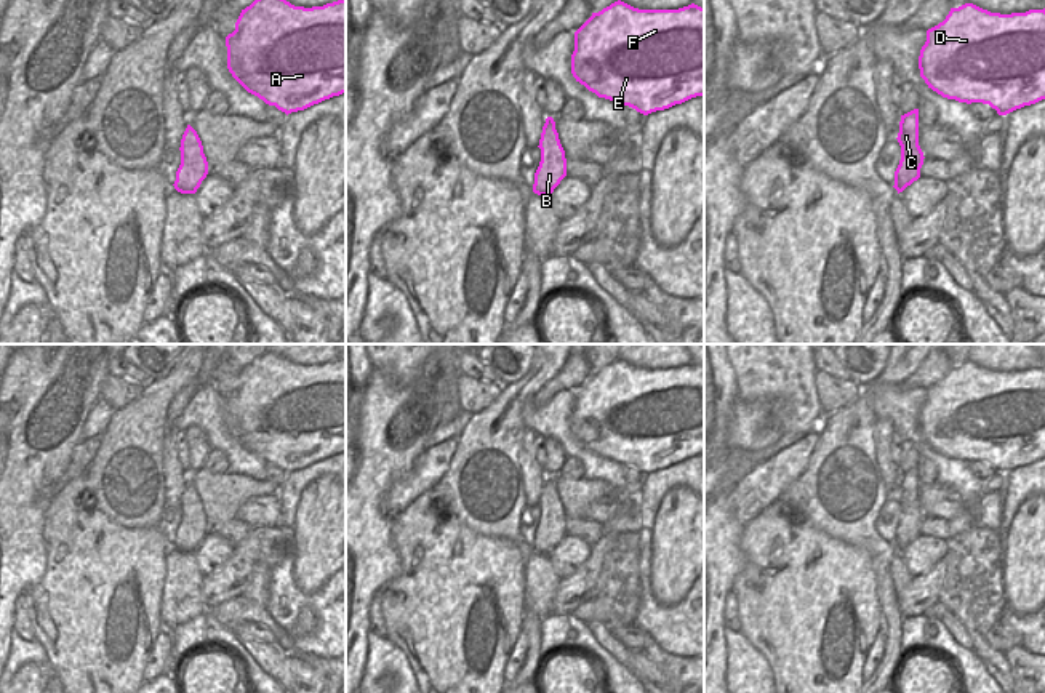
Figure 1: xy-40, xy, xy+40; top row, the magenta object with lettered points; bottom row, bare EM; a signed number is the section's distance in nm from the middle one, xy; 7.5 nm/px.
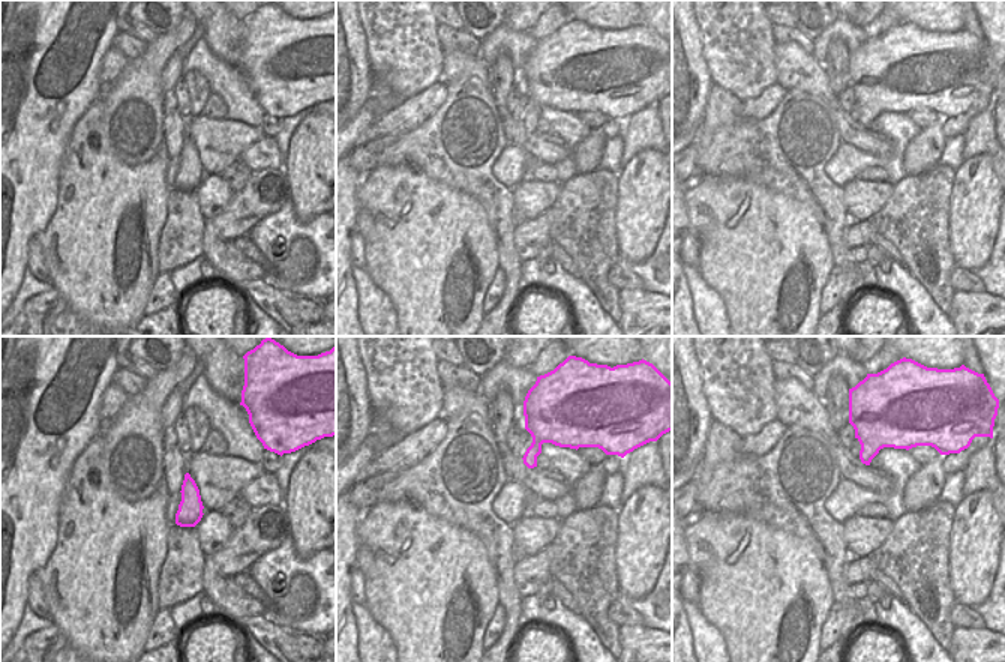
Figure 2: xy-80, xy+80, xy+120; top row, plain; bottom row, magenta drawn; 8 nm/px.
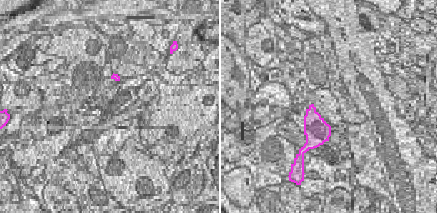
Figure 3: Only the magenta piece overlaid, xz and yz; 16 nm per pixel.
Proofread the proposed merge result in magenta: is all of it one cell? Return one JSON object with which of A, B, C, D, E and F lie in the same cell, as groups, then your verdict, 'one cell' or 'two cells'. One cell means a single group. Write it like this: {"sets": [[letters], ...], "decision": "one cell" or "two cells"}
{"sets": [["A", "B", "C", "D", "E", "F"]], "decision": "one cell"}

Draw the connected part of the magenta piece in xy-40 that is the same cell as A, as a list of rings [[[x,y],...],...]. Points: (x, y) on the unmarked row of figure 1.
[[[269,349],[242,368],[226,405],[232,435],[286,474],[346,451],[346,359],[304,367]]]

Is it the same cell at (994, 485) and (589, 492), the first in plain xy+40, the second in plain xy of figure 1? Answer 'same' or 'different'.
same

